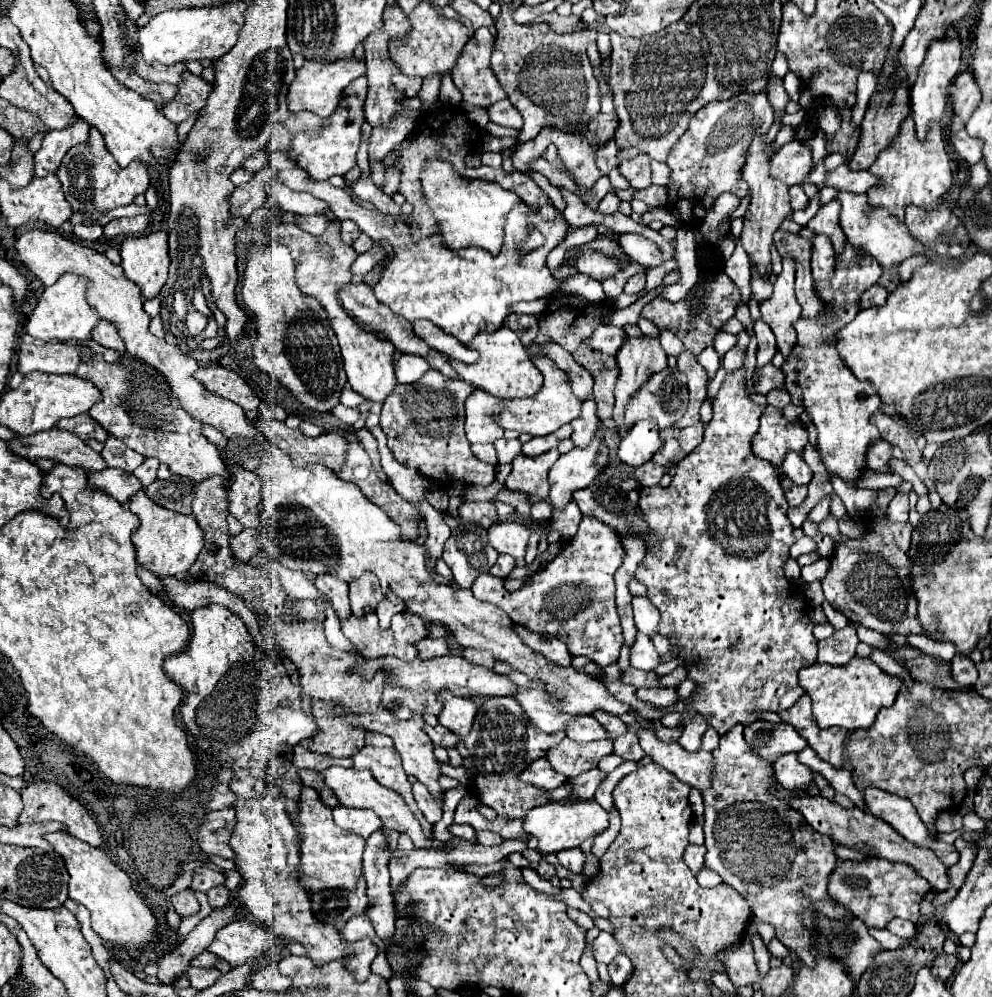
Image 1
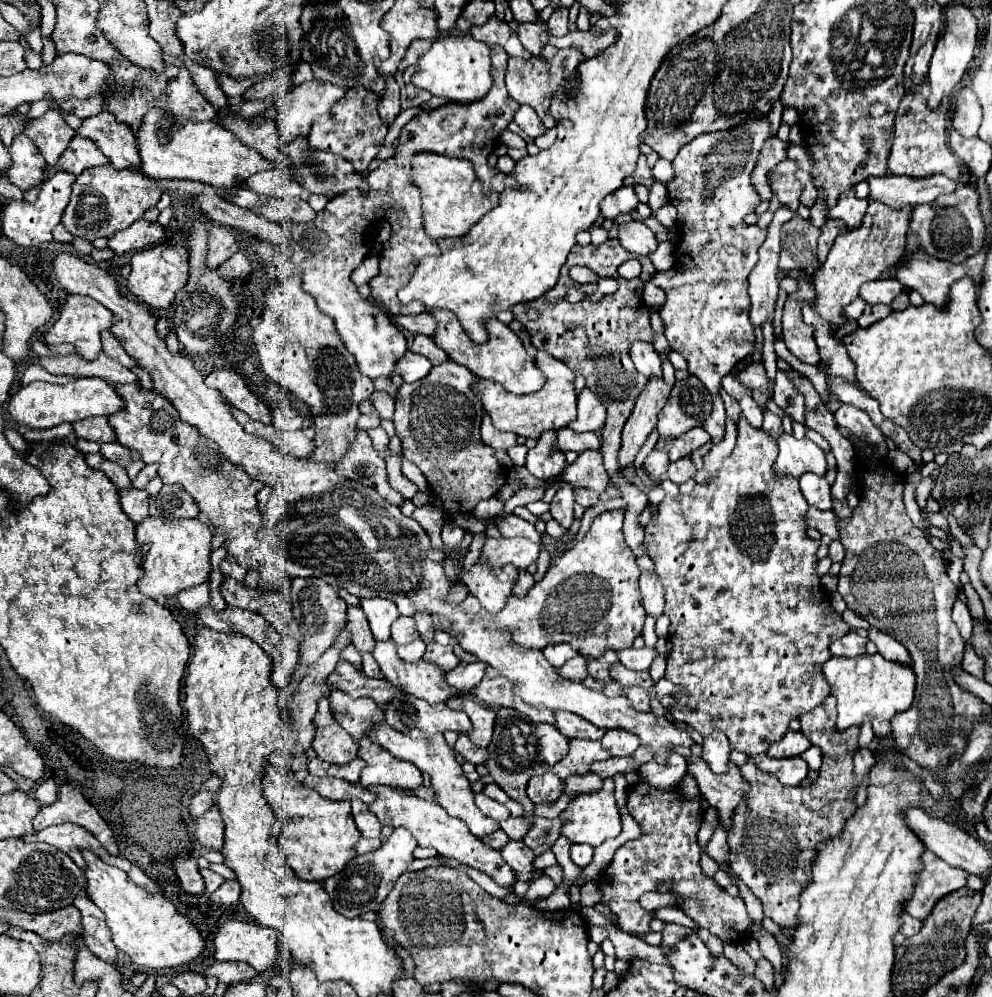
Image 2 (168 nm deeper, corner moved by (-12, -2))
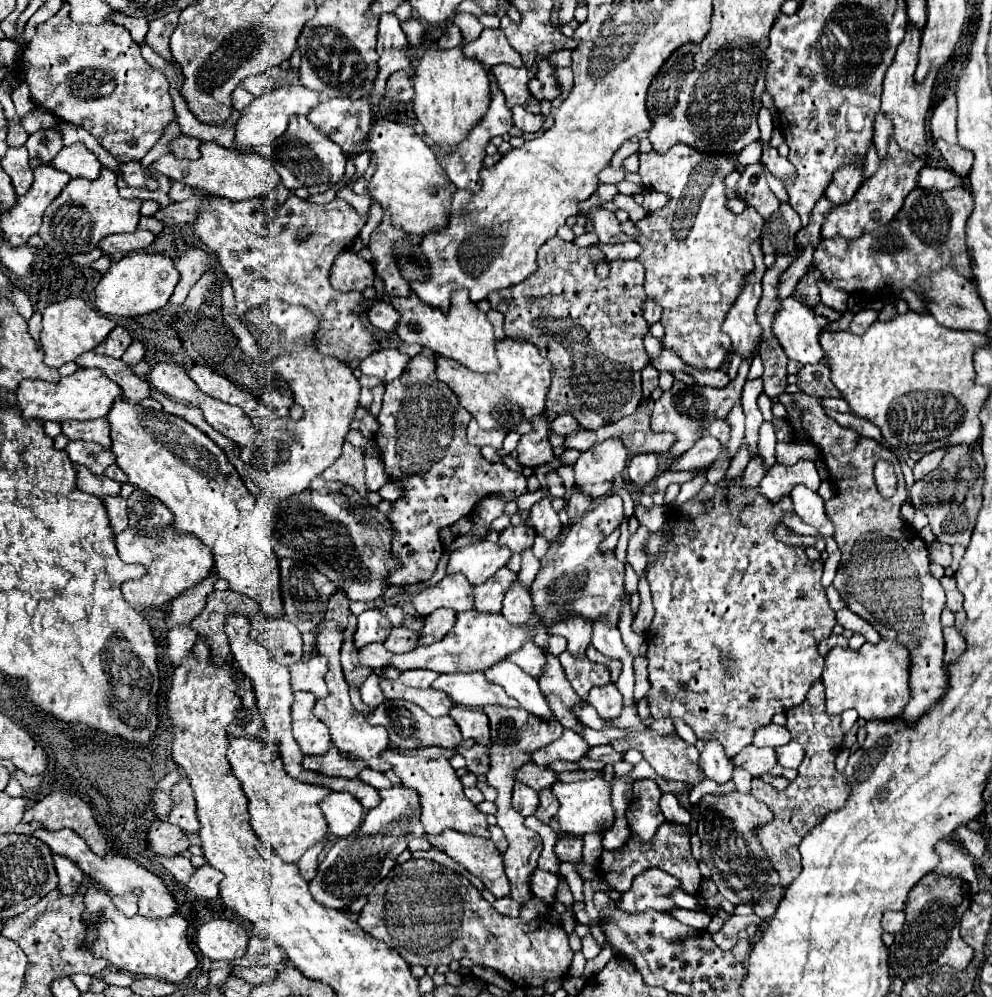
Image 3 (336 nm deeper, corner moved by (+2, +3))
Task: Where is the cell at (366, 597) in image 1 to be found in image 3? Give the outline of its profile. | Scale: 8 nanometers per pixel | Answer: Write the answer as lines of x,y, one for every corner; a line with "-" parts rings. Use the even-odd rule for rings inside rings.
372,607
368,611
364,611
362,615
358,615
358,629
354,633
354,645
360,649
368,643
382,643
388,635
388,629
392,627
392,623
380,613
378,607

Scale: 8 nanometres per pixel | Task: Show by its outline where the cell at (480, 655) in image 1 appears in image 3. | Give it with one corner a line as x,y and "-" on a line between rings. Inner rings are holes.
408,669
400,675
400,681
404,681
404,685
428,689
436,677
438,677
438,673
430,671
430,669

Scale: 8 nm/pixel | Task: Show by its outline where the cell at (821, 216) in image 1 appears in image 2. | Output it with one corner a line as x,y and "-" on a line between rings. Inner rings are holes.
848,190
842,194
836,202
836,206
830,210
830,218
842,218
848,228
858,228
862,222
862,216
866,214
868,200
856,198
854,190

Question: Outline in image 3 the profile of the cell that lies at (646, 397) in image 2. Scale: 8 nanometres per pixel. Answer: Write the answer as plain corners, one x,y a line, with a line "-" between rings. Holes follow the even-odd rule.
610,437
584,451
574,463
576,485
590,497
602,497
612,489
612,481
628,463
628,449
618,437

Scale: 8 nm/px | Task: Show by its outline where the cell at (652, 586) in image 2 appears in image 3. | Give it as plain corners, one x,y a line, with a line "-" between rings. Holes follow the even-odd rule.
638,527
636,533
630,537
628,541
628,553
626,553
626,559
628,563
632,565
634,573
640,577
646,569
646,553
644,553
644,537
648,537
648,529
646,527

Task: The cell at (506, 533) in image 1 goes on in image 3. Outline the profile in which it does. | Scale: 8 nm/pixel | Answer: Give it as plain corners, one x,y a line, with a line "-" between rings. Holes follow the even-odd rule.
482,539
456,549
450,557
448,573
462,573
472,585
478,585
492,577
500,567
504,567
510,557
512,551
506,545

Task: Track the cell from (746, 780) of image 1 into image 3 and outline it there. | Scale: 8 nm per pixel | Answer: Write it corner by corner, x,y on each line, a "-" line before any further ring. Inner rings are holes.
816,681
812,689
808,691
808,697
802,705
790,709
786,713
785,727
791,734
793,741
804,747
806,757
800,765
798,777
790,783
790,789
778,793
768,783
764,783
760,777
752,779
752,795
768,805
768,809
774,813
774,819
766,825
756,827
756,837
770,859
774,871
780,875
780,885
786,889
798,875
800,875
800,853
798,843
814,825
818,825
824,817
824,813
840,809
850,793
850,785
846,783
844,775
836,771
834,759
842,747
842,729
840,729
840,715
828,717
824,709
824,685
822,681

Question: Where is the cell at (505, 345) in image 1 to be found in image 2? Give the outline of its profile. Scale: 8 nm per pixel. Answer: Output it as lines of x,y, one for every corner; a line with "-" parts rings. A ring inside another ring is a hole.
430,310
430,312
434,314
434,320
436,320
436,332
434,332
436,336
432,336
432,340
448,354
450,360
464,364
474,376
500,382
512,394
530,394
530,392
538,392
544,386
546,382
544,374
536,368
536,364
524,350
518,336
496,318
486,320
488,342
474,344
462,330
456,314
452,314
450,310

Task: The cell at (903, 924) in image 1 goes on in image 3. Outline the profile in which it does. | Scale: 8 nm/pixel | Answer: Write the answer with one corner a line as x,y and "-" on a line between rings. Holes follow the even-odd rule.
888,911
888,913
884,913
884,917
882,917
884,931
896,933
896,931
902,929
902,925
904,925
904,913
902,911

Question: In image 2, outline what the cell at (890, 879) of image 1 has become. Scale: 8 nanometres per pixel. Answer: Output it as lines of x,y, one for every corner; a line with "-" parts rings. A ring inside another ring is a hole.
930,850
924,852
922,862
924,862
924,870
918,876
918,884
914,888
914,898
904,908
910,916
914,916
918,920
928,918
934,904
942,896
966,886
966,880
968,880
968,874
964,870
948,866
942,858
938,858

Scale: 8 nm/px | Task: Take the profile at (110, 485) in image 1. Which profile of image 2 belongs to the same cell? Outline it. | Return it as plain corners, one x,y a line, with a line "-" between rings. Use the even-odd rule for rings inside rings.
136,488
120,490
120,506
134,524
140,524
148,518
148,492

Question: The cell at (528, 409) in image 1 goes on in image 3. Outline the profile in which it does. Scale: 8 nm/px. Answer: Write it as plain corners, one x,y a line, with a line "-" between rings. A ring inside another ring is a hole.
504,339
498,341
496,351
500,359
500,369
496,373
472,373
470,369
456,365
456,361
444,361
444,357
436,357
436,375
458,395
460,405
464,405
472,413
482,429
504,433
516,431
520,435
526,435
530,431
530,421
538,415
544,415
552,379
552,361
542,357
540,351
528,341

